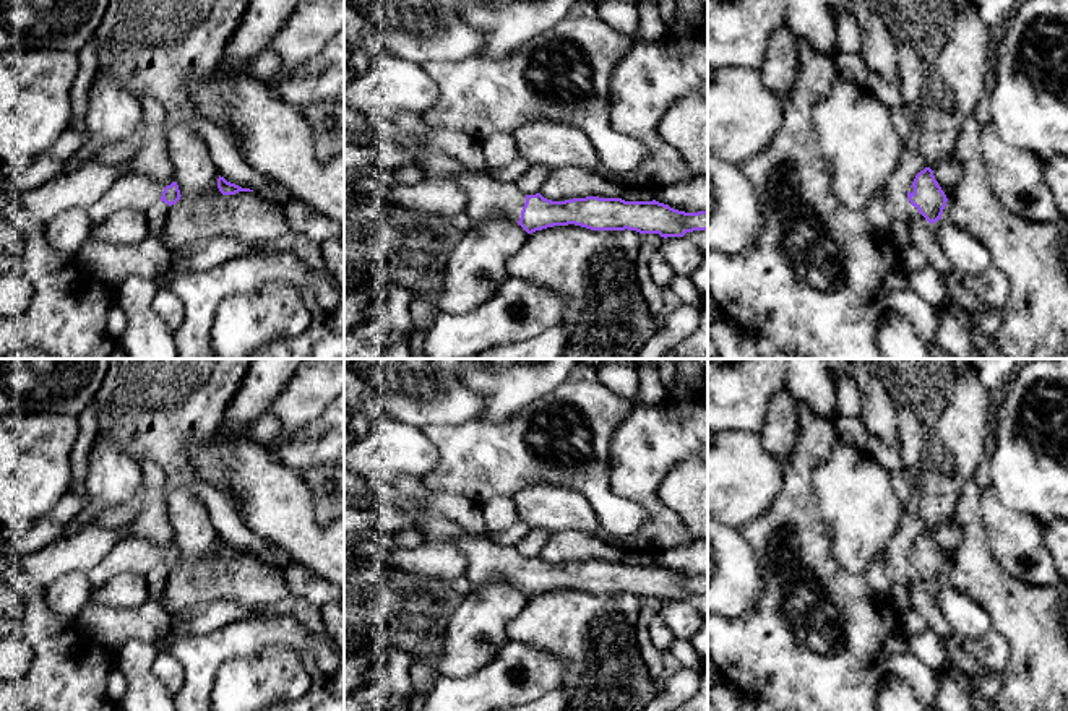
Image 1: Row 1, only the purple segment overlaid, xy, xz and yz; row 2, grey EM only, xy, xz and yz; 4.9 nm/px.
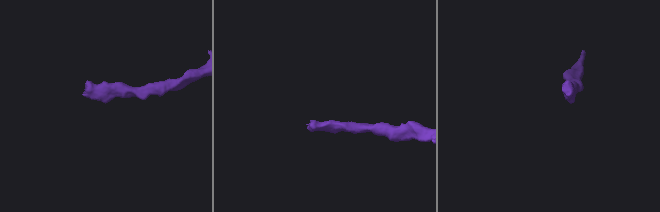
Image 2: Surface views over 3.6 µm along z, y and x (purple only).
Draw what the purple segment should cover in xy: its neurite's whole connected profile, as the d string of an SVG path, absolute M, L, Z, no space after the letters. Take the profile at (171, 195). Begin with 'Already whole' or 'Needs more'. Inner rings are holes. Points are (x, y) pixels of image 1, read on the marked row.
Needs more. M123 174L88 208L88 213L93 227L96 227L115 211L140 209L146 213L157 201L172 206L180 196L177 182L162 188L156 180L144 174Z

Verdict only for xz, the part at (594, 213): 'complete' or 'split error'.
split error

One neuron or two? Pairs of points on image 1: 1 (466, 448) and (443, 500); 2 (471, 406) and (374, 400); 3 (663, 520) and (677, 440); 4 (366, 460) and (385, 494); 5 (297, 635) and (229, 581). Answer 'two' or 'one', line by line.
1: two
2: one
3: one
4: two
5: two

